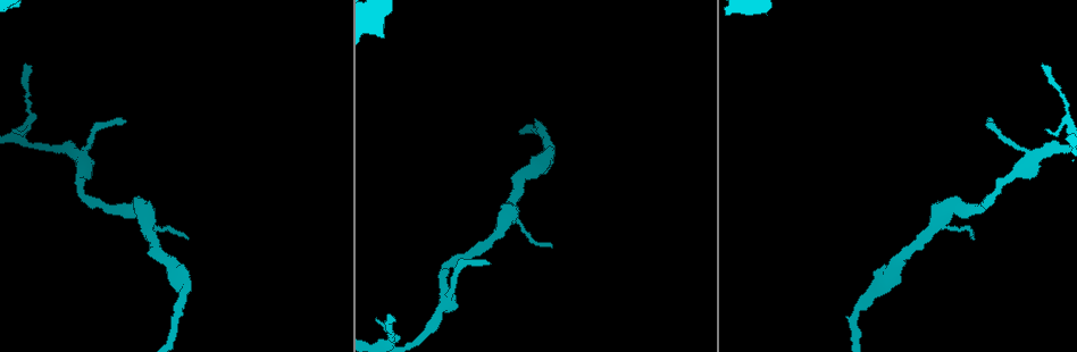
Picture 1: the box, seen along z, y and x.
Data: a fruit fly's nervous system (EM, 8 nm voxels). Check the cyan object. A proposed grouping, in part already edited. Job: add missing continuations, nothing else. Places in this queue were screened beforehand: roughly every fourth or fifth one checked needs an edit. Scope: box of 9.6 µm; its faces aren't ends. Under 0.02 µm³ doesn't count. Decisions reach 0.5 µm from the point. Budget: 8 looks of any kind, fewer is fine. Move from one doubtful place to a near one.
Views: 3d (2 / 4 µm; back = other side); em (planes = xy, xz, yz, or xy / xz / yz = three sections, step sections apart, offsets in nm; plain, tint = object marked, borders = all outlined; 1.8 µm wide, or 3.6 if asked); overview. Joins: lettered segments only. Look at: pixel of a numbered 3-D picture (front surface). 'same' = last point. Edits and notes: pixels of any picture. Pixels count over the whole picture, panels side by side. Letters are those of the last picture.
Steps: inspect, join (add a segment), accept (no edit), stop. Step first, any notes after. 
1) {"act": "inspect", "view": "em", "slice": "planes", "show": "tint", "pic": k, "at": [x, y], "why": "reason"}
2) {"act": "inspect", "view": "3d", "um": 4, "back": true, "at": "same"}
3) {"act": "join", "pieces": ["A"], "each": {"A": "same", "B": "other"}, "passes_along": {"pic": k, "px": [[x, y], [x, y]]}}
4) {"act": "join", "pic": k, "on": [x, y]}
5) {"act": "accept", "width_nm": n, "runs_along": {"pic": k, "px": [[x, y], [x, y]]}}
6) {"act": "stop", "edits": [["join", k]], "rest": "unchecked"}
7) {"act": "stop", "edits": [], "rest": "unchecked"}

{"act": "inspect", "view": "em", "slice": "xz", "step": 16, "show": "borders", "pic": 1, "at": [187, 237], "why": "an open end"}

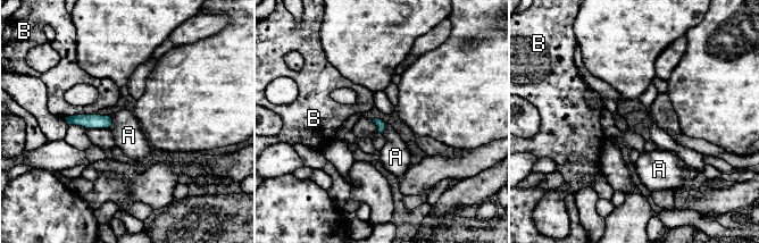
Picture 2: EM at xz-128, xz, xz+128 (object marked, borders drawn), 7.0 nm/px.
{"act": "inspect", "view": "em", "slice": "planes", "show": "borders", "at": "same"}

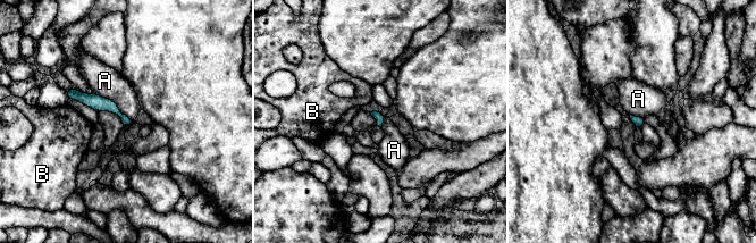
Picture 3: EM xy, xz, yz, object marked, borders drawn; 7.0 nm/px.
{"act": "accept", "each": {"A": "other", "B": "other"}, "runs_along": {"pic": 3, "px": [[69, 92], [111, 106], [126, 122]]}, "found": "no lettered segment goes on from it"}

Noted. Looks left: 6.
{"act": "inspect", "view": "em", "slice": "planes", "show": "plain", "pic": 1, "at": [443, 303], "why": "abrupt turn"}

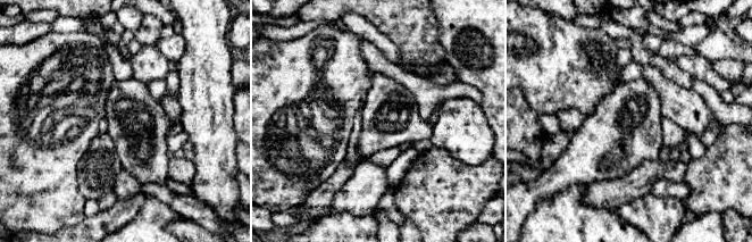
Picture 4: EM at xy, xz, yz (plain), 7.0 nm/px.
{"act": "inspect", "view": "em", "slice": "planes", "show": "borders", "at": "same"}

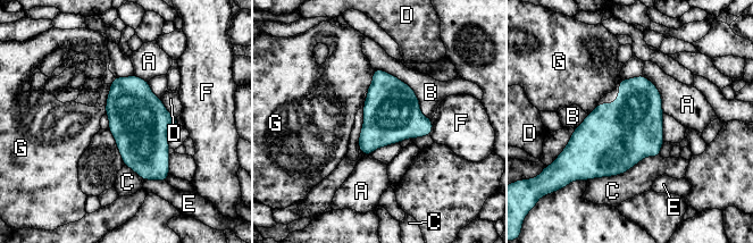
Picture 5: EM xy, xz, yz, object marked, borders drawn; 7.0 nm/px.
{"act": "accept", "width_nm": 400, "each": {"A": "other", "B": "other", "C": "other", "D": "other", "E": "other", "F": "other", "G": "other"}, "found": "none of them fits"}

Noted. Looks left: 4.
{"act": "inspect", "view": "3d", "um": 2, "pic": 1, "at": [487, 264], "why": "branch stops here"}

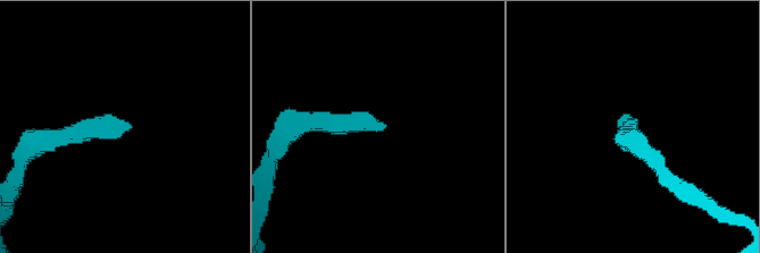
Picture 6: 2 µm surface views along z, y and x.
{"act": "inspect", "view": "em", "um": 3.6, "slice": "yz", "step": 8, "show": "plain", "pic": 6, "at": [632, 127]}

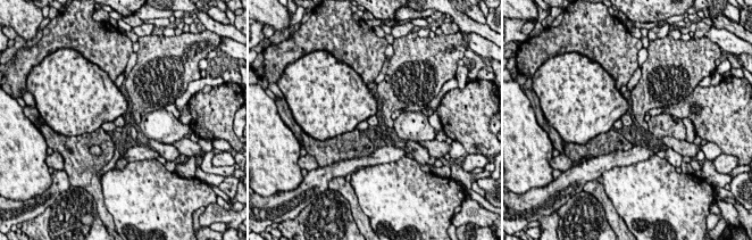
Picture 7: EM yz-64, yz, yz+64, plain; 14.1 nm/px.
{"act": "inspect", "view": "em", "um": 3.6, "slice": "yz", "step": 8, "show": "borders", "at": "same"}

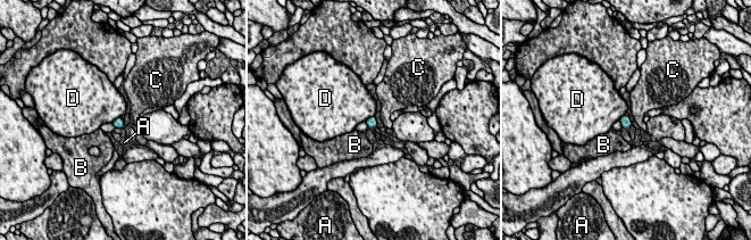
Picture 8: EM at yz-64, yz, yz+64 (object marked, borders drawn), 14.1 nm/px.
{"act": "accept", "each": {"A": "other", "B": "other", "C": "other", "D": "other"}, "border": {"pic": 8, "px": [[121, 116], [111, 122]]}, "found": "none of them fits"}

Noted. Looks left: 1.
{"act": "stop", "edits": [], "rest": "unchecked"}

